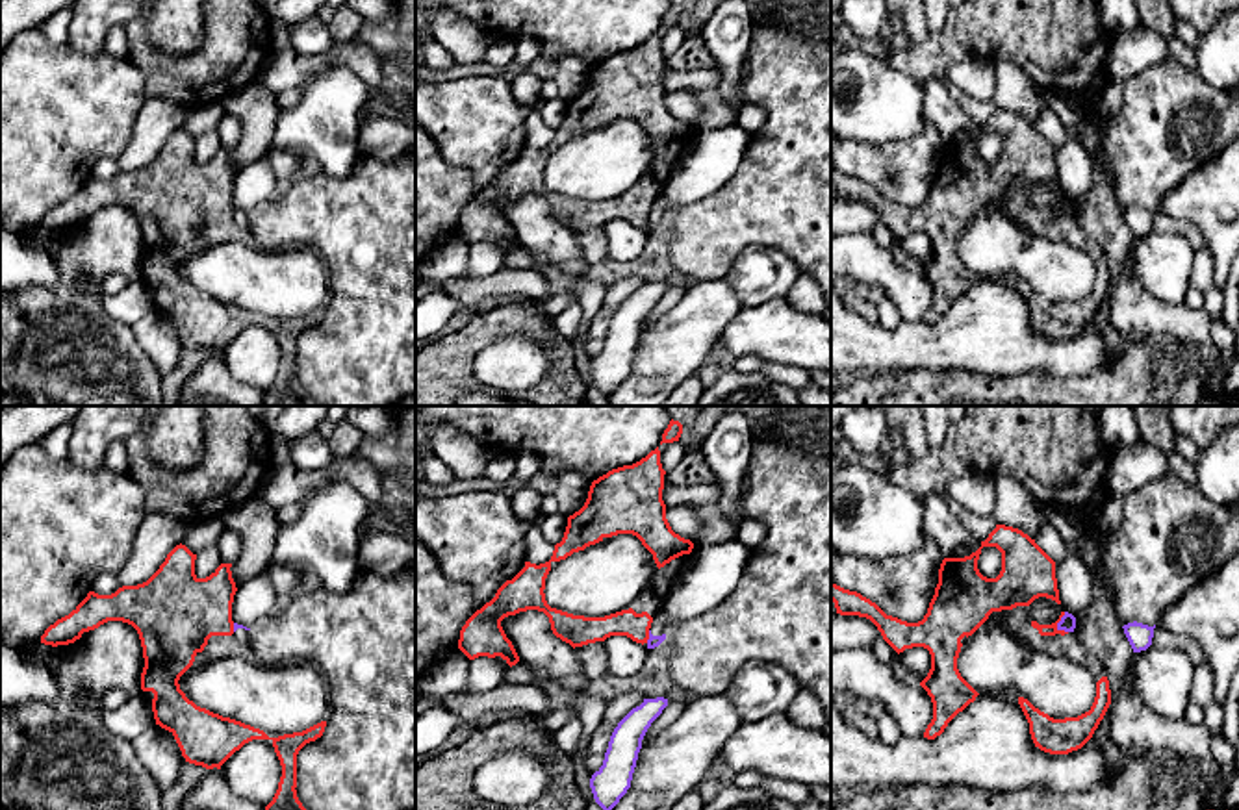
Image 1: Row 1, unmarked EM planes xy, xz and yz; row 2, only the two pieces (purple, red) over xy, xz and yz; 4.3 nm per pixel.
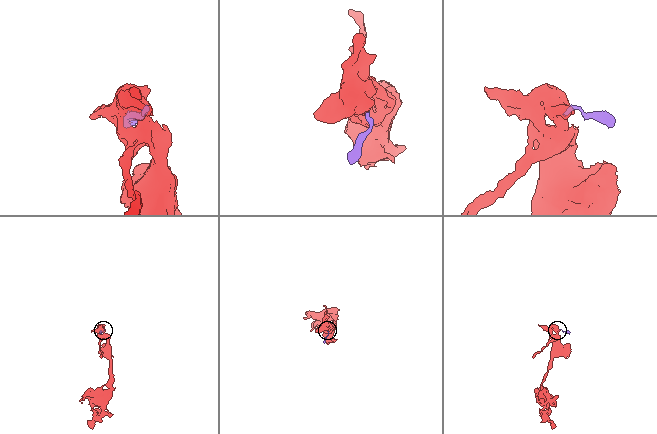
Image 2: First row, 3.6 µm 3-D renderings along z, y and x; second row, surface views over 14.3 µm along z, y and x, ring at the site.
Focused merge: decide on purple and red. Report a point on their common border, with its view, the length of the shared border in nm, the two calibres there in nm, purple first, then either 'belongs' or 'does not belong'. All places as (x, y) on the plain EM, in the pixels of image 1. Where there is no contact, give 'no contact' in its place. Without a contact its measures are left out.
yz (1058, 210) | 100 nm | 70/50 nm | does not belong

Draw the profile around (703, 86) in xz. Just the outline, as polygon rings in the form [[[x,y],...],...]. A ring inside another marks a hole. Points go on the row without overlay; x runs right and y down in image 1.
[[[664,67],[664,89],[690,93],[703,108],[701,130],[725,128],[736,122],[738,111],[720,95],[722,74],[714,69],[673,70]]]

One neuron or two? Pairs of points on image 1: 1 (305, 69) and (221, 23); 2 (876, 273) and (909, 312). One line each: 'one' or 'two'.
1: two
2: one

